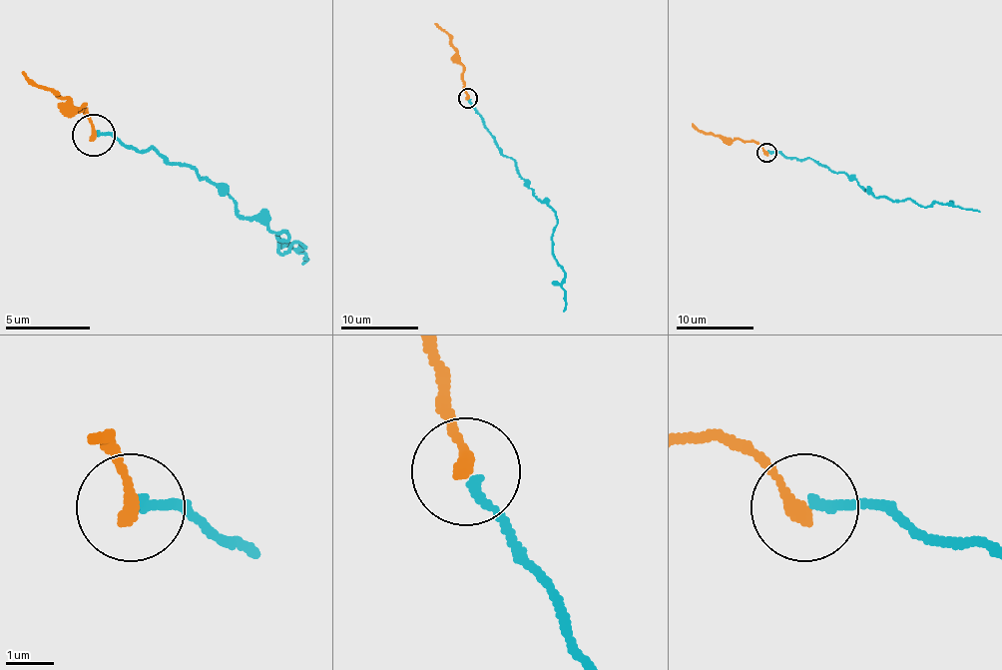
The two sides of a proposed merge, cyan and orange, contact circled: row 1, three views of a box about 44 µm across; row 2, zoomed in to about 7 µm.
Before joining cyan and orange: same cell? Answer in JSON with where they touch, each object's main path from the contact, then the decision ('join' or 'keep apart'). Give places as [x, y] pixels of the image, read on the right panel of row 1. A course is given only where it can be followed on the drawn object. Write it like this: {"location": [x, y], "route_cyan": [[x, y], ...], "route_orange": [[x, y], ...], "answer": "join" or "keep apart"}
{"location": [766, 152], "route_cyan": [[767, 152], [811, 158], [885, 199], [980, 212]], "route_orange": [[767, 152], [755, 142], [706, 135], [692, 123]], "answer": "join"}

